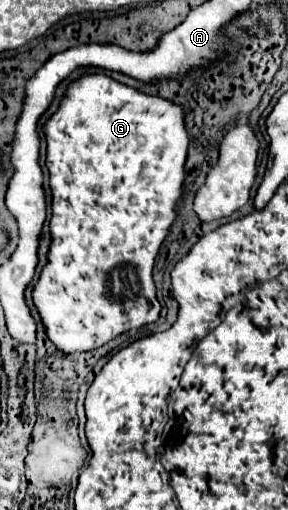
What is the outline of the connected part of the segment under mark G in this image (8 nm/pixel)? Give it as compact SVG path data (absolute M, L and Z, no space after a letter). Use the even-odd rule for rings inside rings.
M83 75L79 81L71 83L67 89L65 99L61 101L57 113L45 123L45 137L47 137L47 169L51 175L51 189L53 189L53 205L51 205L51 251L49 251L49 263L43 267L41 277L35 285L33 291L33 303L39 309L39 315L47 327L49 339L55 343L55 347L63 353L75 353L75 351L91 351L107 341L115 339L117 335L129 331L129 329L139 329L147 323L155 323L159 319L161 305L157 301L157 291L153 283L153 261L159 253L159 247L163 239L169 233L169 227L175 219L175 205L181 197L181 185L185 179L185 161L187 161L187 147L189 147L189 137L185 131L183 123L183 107L181 105L171 105L165 99L159 97L149 97L133 87L121 85L113 81L107 75Z

